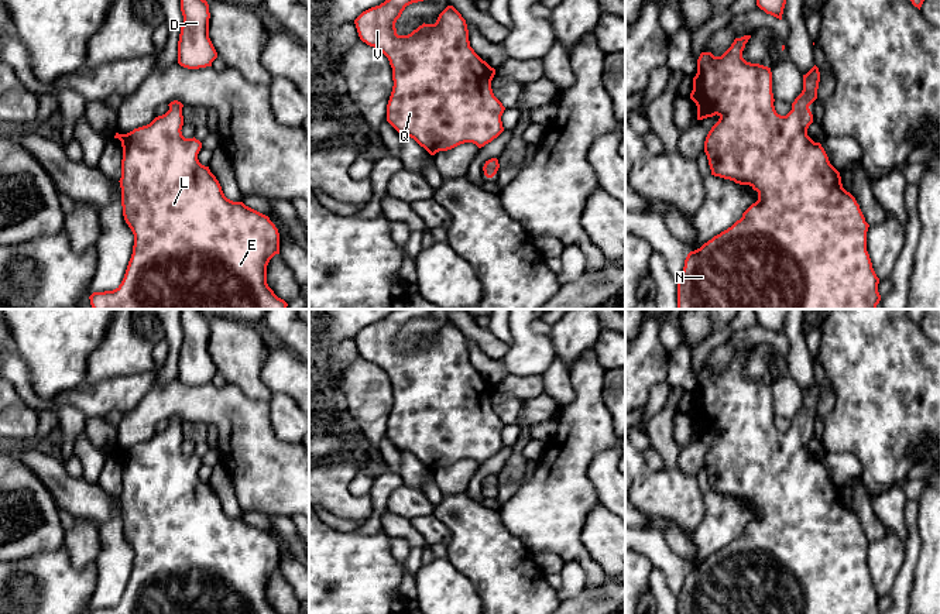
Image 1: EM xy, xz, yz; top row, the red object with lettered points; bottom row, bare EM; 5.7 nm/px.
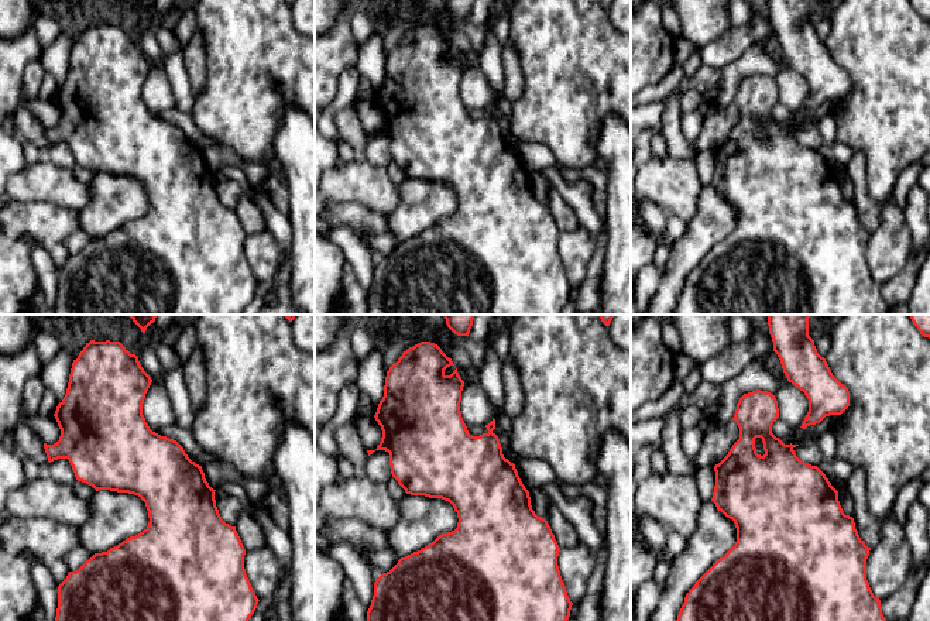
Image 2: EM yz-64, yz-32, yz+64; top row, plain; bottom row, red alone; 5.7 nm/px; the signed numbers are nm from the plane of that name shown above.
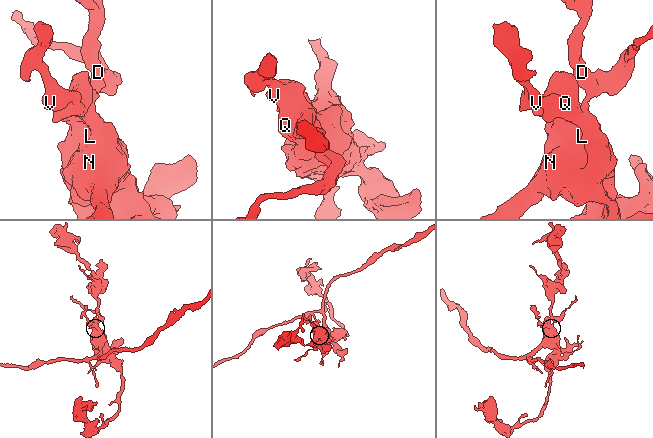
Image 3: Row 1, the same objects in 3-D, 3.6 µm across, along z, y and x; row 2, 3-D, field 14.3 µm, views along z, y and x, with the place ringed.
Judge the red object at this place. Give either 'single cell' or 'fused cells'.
single cell

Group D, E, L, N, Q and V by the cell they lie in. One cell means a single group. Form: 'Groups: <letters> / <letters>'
Groups: D E L N Q V

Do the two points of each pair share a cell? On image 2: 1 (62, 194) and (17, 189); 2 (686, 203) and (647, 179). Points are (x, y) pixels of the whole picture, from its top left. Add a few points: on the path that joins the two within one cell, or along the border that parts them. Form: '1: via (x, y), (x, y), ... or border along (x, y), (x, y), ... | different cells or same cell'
1: via (51, 189), (28, 189) | same cell
2: via (676, 194), (662, 179), (656, 179) | same cell

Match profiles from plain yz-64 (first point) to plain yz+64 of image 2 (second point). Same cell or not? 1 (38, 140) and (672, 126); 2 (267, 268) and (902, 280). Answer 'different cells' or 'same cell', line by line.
1: same cell
2: different cells

